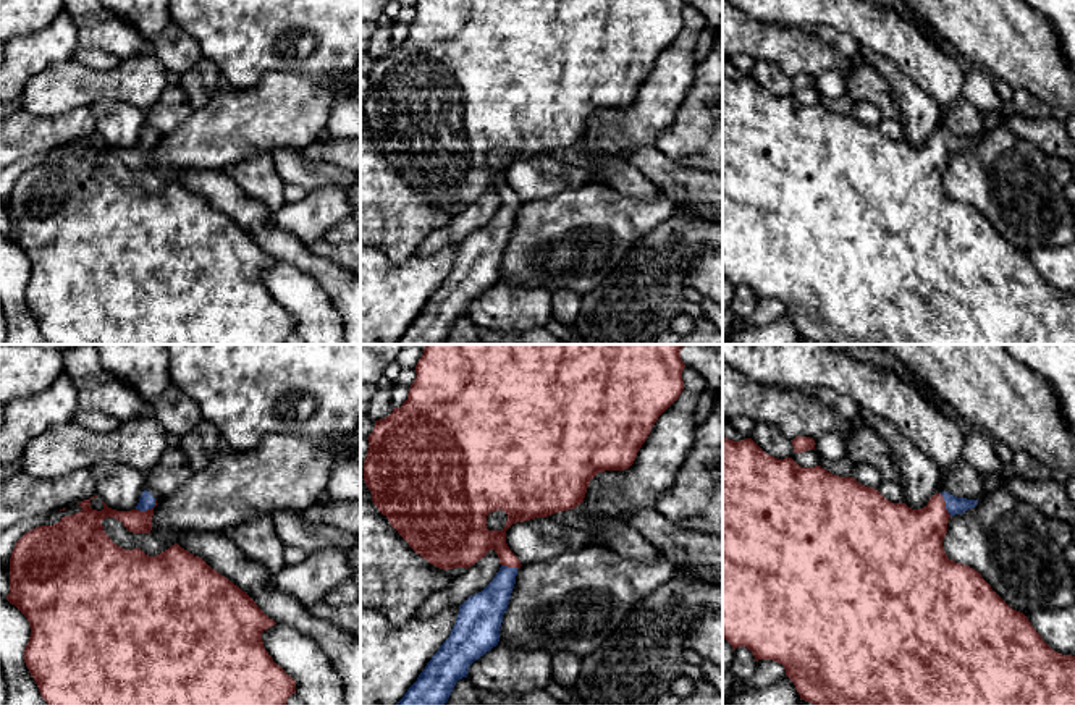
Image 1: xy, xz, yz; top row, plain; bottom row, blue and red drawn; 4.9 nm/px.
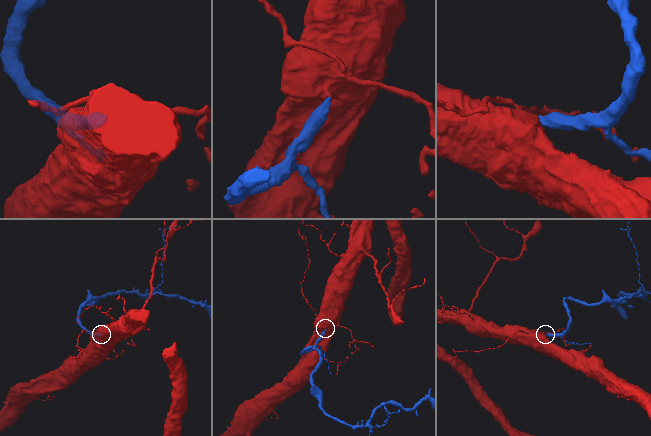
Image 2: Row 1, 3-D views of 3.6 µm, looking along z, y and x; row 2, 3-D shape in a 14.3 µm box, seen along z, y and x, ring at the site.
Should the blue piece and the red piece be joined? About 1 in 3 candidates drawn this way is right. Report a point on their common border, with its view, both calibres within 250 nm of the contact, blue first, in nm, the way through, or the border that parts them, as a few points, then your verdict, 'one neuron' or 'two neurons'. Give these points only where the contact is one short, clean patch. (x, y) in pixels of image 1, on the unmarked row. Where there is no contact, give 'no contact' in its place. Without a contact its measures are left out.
meets blue in xy at (147, 146); 80 nm thick on the blue side, 120 nm on the other; runs through xy (146, 139), (147, 146), (136, 159); one neuron

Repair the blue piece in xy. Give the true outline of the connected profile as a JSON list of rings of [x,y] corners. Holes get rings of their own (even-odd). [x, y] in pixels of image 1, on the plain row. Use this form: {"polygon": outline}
{"polygon": [[[144,128],[139,141],[131,149],[116,149],[103,141],[103,147],[91,146],[91,137],[78,141],[82,147],[61,155],[53,163],[39,163],[26,170],[15,183],[10,196],[10,231],[6,238],[29,259],[31,275],[24,286],[24,301],[34,315],[42,336],[50,344],[285,344],[296,331],[296,319],[278,304],[263,285],[262,272],[275,264],[255,239],[225,213],[212,207],[202,196],[194,194],[178,181],[157,194],[145,192],[141,186],[124,188],[105,171],[102,158],[115,155],[133,171],[149,171],[157,137]]]}

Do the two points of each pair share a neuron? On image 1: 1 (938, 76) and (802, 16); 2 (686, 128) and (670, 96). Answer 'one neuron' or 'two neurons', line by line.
1: one neuron
2: two neurons

